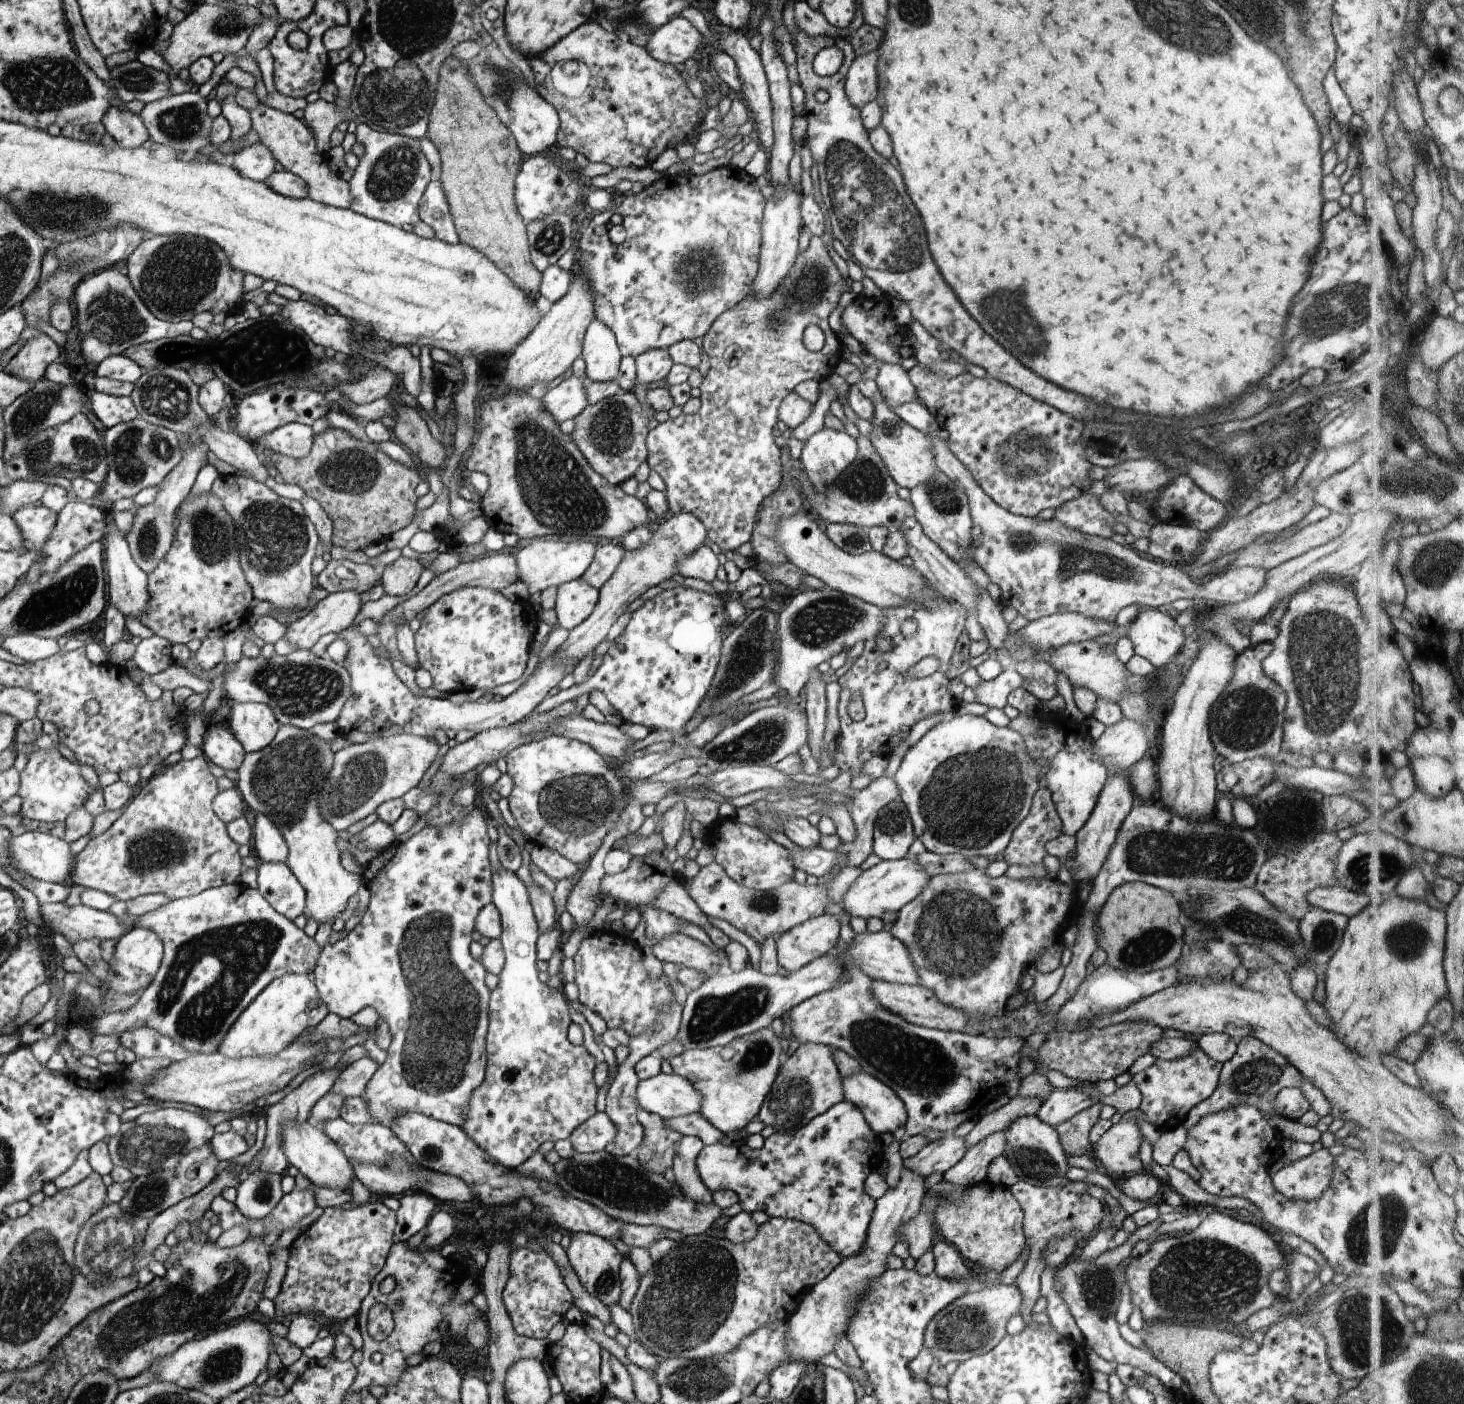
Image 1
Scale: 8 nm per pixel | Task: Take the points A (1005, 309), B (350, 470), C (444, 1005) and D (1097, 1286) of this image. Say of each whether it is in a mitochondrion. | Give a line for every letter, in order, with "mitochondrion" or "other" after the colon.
A: mitochondrion
B: mitochondrion
C: mitochondrion
D: mitochondrion

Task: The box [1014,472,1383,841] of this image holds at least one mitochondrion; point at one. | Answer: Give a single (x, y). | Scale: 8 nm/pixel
(1324, 660)

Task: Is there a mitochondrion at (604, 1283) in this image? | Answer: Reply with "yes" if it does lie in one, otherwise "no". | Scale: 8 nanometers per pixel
yes

